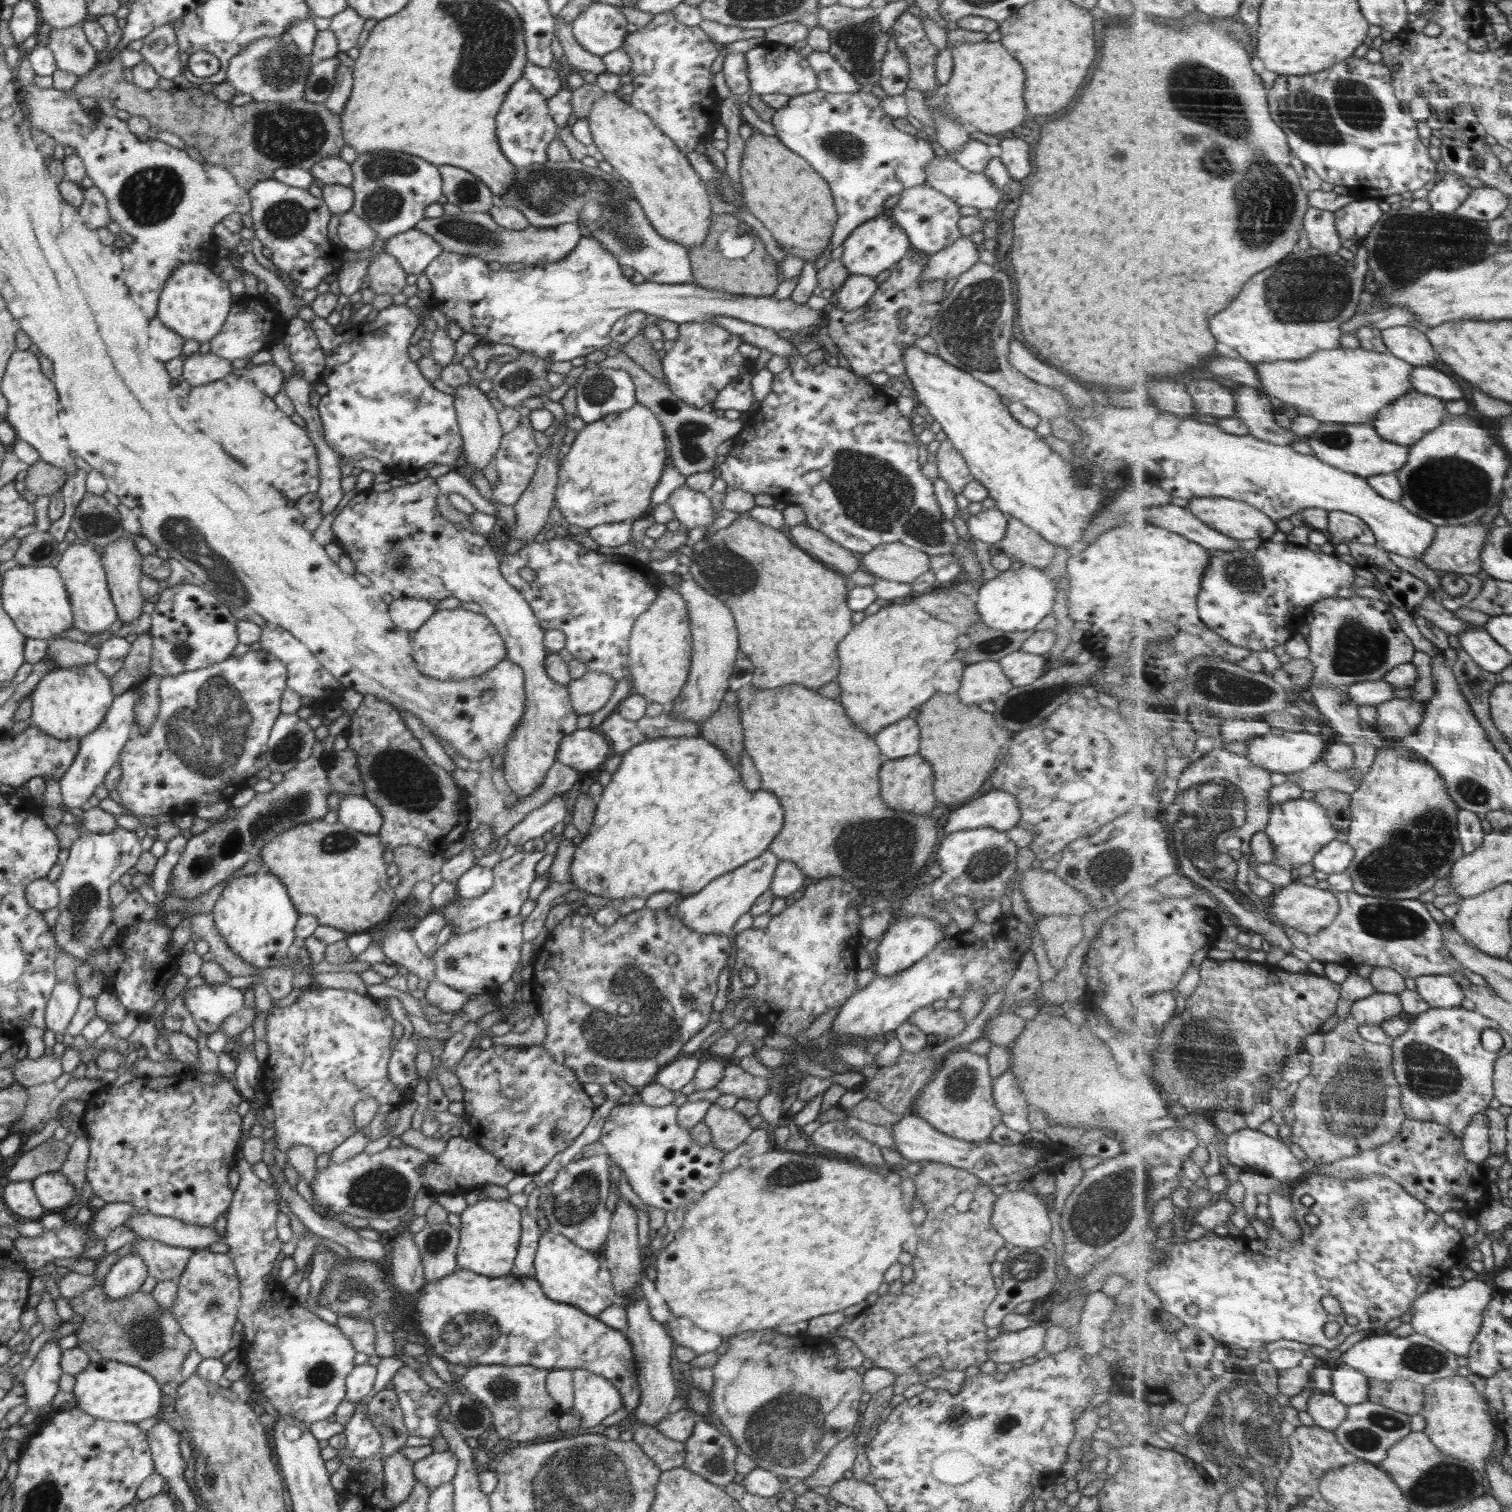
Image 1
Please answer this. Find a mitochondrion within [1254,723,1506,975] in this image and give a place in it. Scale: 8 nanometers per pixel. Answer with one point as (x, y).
(1414, 852)

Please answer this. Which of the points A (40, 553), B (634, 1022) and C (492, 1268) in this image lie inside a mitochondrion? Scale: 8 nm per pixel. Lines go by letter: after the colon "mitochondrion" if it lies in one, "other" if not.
A: other
B: mitochondrion
C: other

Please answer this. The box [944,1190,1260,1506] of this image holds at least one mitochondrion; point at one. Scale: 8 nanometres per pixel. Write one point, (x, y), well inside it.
(1026, 1266)

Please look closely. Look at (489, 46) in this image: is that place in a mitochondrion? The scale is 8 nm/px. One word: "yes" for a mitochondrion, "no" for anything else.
yes

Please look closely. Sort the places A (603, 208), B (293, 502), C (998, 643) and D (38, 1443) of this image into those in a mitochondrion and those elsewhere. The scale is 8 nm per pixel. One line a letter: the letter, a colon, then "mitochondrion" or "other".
A: mitochondrion
B: other
C: mitochondrion
D: other

